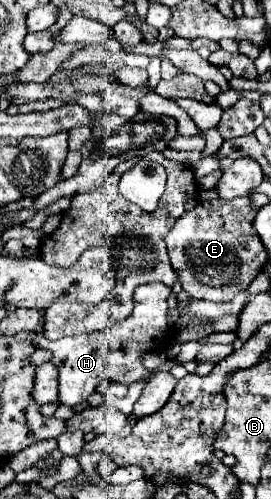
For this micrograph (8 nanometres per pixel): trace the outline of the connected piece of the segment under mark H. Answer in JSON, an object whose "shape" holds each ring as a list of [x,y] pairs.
{"shape":[[[146,283],[142,285],[136,293],[134,293],[134,311],[132,315],[120,323],[120,325],[112,325],[104,331],[90,331],[90,333],[80,333],[80,335],[72,335],[72,337],[64,337],[64,339],[56,339],[50,341],[46,339],[42,333],[32,333],[32,343],[36,349],[46,349],[52,353],[52,363],[60,373],[60,393],[58,393],[58,401],[70,407],[76,407],[80,403],[86,403],[88,397],[96,391],[96,385],[104,379],[112,379],[124,385],[132,385],[140,379],[144,379],[148,375],[148,369],[142,365],[140,357],[146,351],[164,351],[170,345],[170,325],[168,325],[168,303],[166,299],[170,297],[172,289],[166,287],[164,283]]]}

